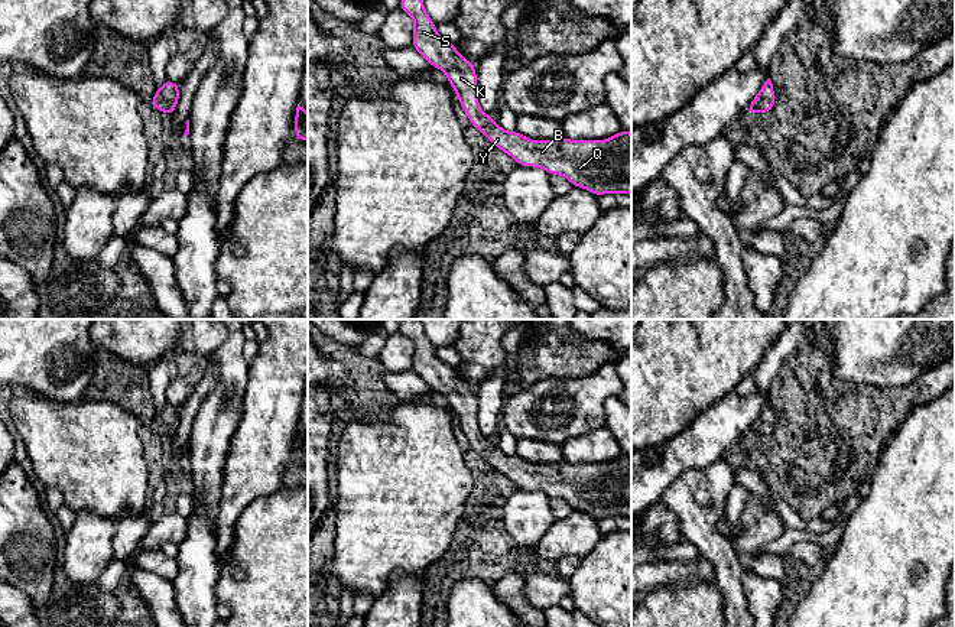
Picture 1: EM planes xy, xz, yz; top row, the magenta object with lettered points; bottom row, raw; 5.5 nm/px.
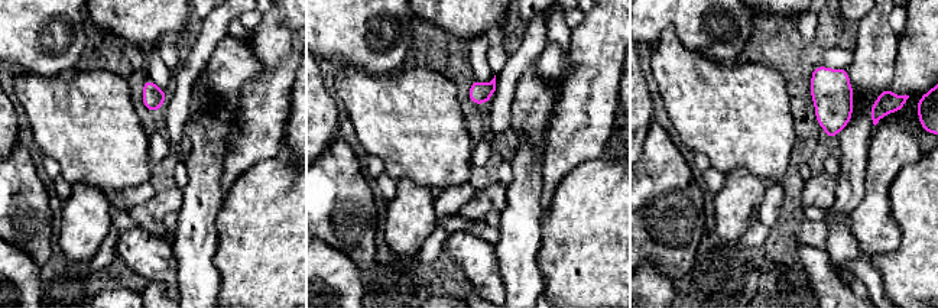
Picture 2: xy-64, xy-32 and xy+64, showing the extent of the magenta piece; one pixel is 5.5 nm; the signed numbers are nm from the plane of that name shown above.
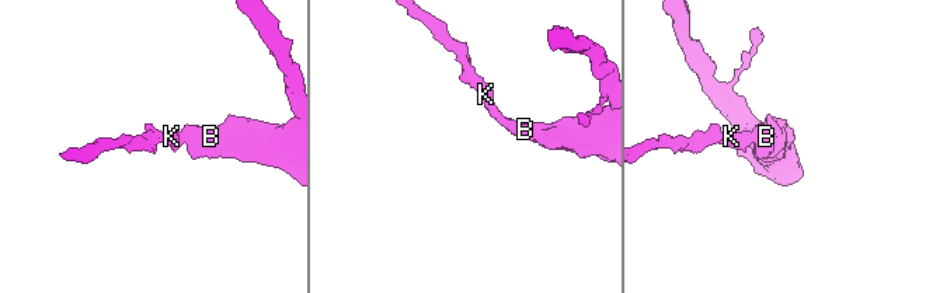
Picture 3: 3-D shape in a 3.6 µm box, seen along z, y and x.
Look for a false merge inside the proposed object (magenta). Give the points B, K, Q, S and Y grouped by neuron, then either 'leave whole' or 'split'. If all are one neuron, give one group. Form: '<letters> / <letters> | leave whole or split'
B K Q S Y | leave whole

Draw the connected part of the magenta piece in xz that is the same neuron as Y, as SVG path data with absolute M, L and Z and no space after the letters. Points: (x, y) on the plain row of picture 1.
M405 319L399 329L415 347L412 370L433 390L446 397L470 446L519 490L537 490L549 498L563 498L572 510L600 520L631 519L631 457L621 452L605 464L530 464L519 455L506 455L487 439L477 422L474 387L457 376L457 368L441 361L435 345L418 319Z

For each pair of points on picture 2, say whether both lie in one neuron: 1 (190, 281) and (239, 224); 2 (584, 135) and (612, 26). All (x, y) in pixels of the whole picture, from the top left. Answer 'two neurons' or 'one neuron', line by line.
1: two neurons
2: one neuron

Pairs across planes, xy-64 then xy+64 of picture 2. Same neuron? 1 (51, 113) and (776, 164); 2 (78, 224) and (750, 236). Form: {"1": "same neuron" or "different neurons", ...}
{"1": "same neuron", "2": "different neurons"}

